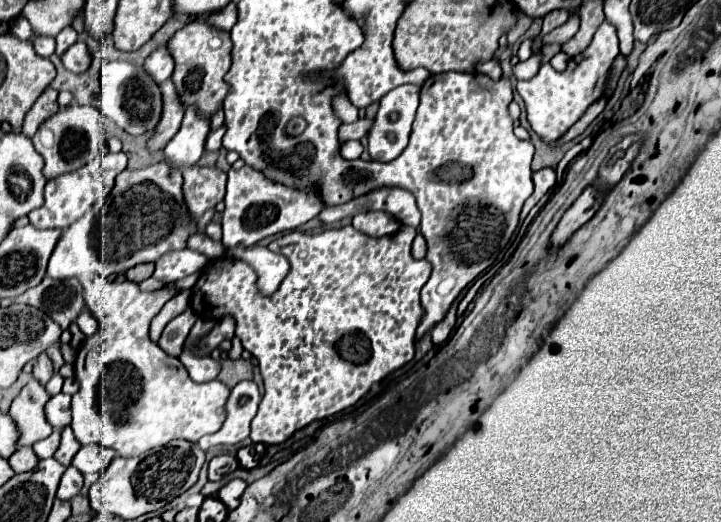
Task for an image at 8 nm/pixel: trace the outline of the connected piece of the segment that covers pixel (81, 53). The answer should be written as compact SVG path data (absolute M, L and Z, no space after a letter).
M78 40L74 46L68 48L68 52L62 56L62 64L74 72L74 74L80 74L80 72L86 72L92 64L92 54L86 46L86 42Z

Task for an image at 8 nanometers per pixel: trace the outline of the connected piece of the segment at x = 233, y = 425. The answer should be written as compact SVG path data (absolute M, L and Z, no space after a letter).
M240 382L232 388L232 394L228 398L226 410L228 416L222 424L222 428L216 434L204 436L200 442L196 442L202 450L208 450L212 446L220 444L238 444L250 434L250 422L256 416L260 404L260 392L254 382Z

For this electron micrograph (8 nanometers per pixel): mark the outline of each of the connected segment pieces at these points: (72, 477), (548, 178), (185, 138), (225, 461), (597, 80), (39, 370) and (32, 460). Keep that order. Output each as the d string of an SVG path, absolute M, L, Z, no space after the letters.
M68 466L66 472L64 472L64 476L62 476L62 480L60 480L60 486L58 486L56 496L60 500L72 500L80 492L82 480L84 480L82 474L74 466Z
M544 168L544 170L540 170L540 172L534 174L534 194L526 200L526 204L524 204L524 208L522 208L522 214L520 214L522 220L528 216L528 212L532 210L532 206L534 206L554 184L556 184L556 174L554 174L552 168Z
M188 106L180 130L164 148L168 158L166 162L172 164L174 168L194 166L204 152L208 132L210 132L210 118L200 116L196 106Z
M222 454L222 456L212 458L208 474L210 474L212 480L218 480L218 478L222 478L224 474L234 472L236 468L238 468L238 460L236 460L234 456L230 456L230 454Z
M602 22L596 30L590 46L568 60L568 68L564 72L556 72L550 64L542 64L538 74L532 80L518 82L516 90L522 96L528 112L528 122L532 130L550 146L556 144L558 138L564 136L564 132L580 120L580 116L588 110L590 104L594 104L606 88L606 78L612 68L614 58L618 56L618 36L616 28L610 22Z
M42 352L38 358L36 358L36 362L34 362L34 378L36 380L40 380L40 384L46 384L50 378L52 378L52 362L50 362L50 358L48 358L48 354L46 352Z
M22 446L22 448L18 448L18 450L8 458L8 462L10 462L12 470L14 470L16 474L20 474L20 472L30 472L30 470L34 470L36 464L38 464L38 458L36 458L36 454L32 452L32 448Z

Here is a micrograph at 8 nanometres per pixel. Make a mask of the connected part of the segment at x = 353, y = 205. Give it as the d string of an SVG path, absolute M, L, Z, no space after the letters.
M383 187L368 192L360 198L354 198L346 204L326 206L318 214L318 220L324 222L324 224L330 224L334 220L354 216L354 214L360 214L360 212L368 212L368 210L390 212L398 222L402 222L406 226L418 228L418 224L420 224L420 210L416 206L414 194L399 187Z

